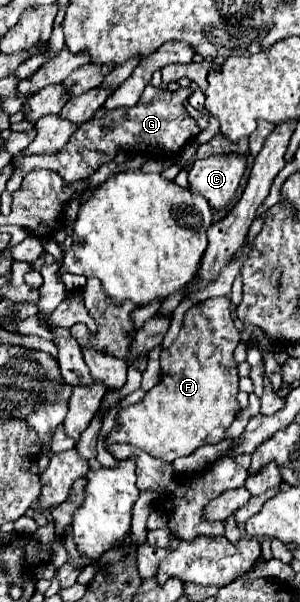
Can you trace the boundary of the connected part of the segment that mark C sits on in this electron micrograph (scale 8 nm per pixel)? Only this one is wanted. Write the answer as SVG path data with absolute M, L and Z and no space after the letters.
M221 154L197 160L189 170L189 190L201 194L213 210L223 210L239 188L247 158L239 154Z

